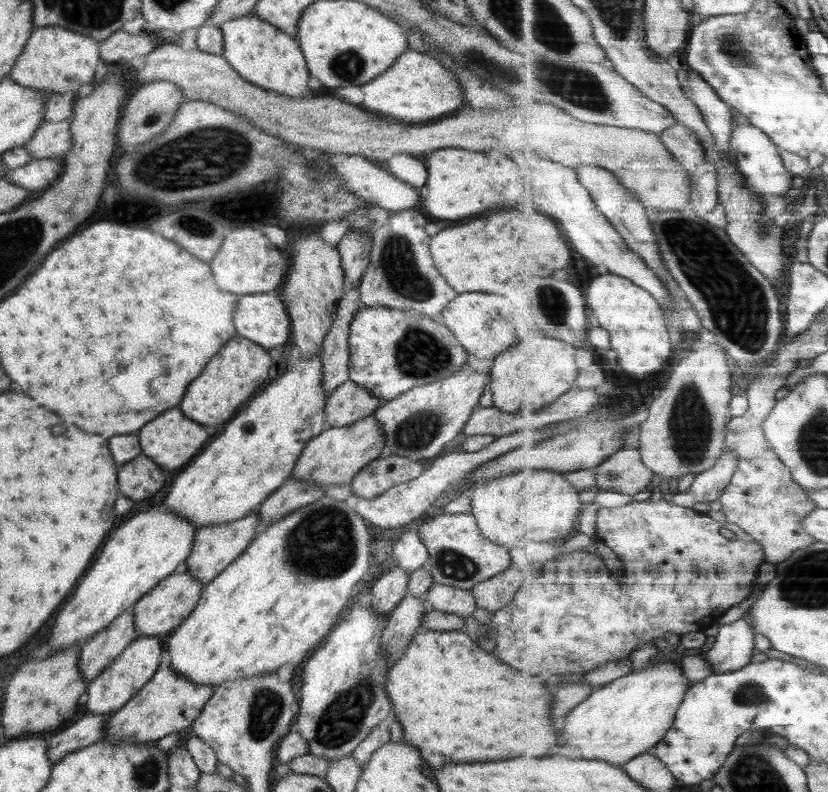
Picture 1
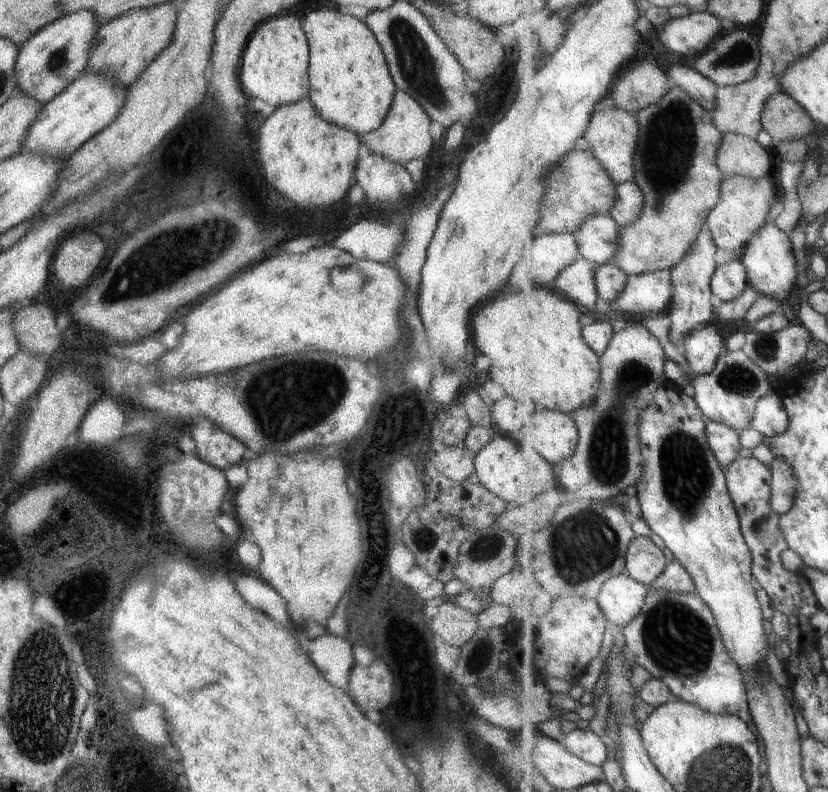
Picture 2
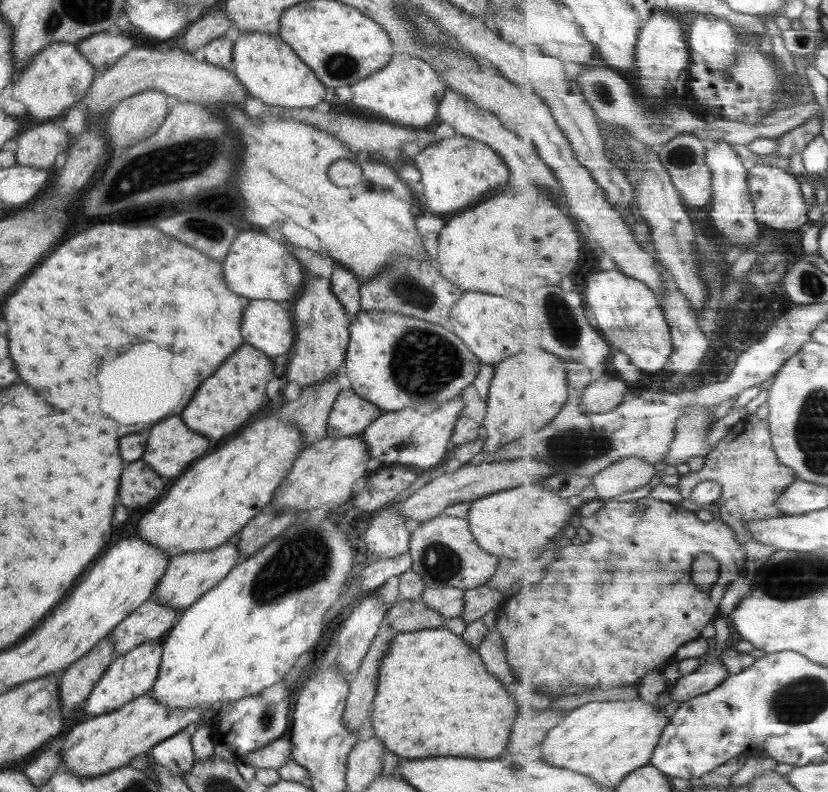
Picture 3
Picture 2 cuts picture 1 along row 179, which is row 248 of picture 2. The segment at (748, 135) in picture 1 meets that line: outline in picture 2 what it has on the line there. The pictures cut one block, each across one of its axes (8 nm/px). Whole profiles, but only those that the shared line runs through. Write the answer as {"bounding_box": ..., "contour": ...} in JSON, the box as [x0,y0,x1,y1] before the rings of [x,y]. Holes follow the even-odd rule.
{"bounding_box":[741,222,798,299],"contour":[[[772,222],[756,234],[756,237],[749,243],[747,249],[741,255],[741,258],[749,273],[749,282],[760,293],[776,299],[785,299],[798,278],[798,266],[796,260],[796,250],[792,244],[790,233],[785,232],[782,228]]]}

